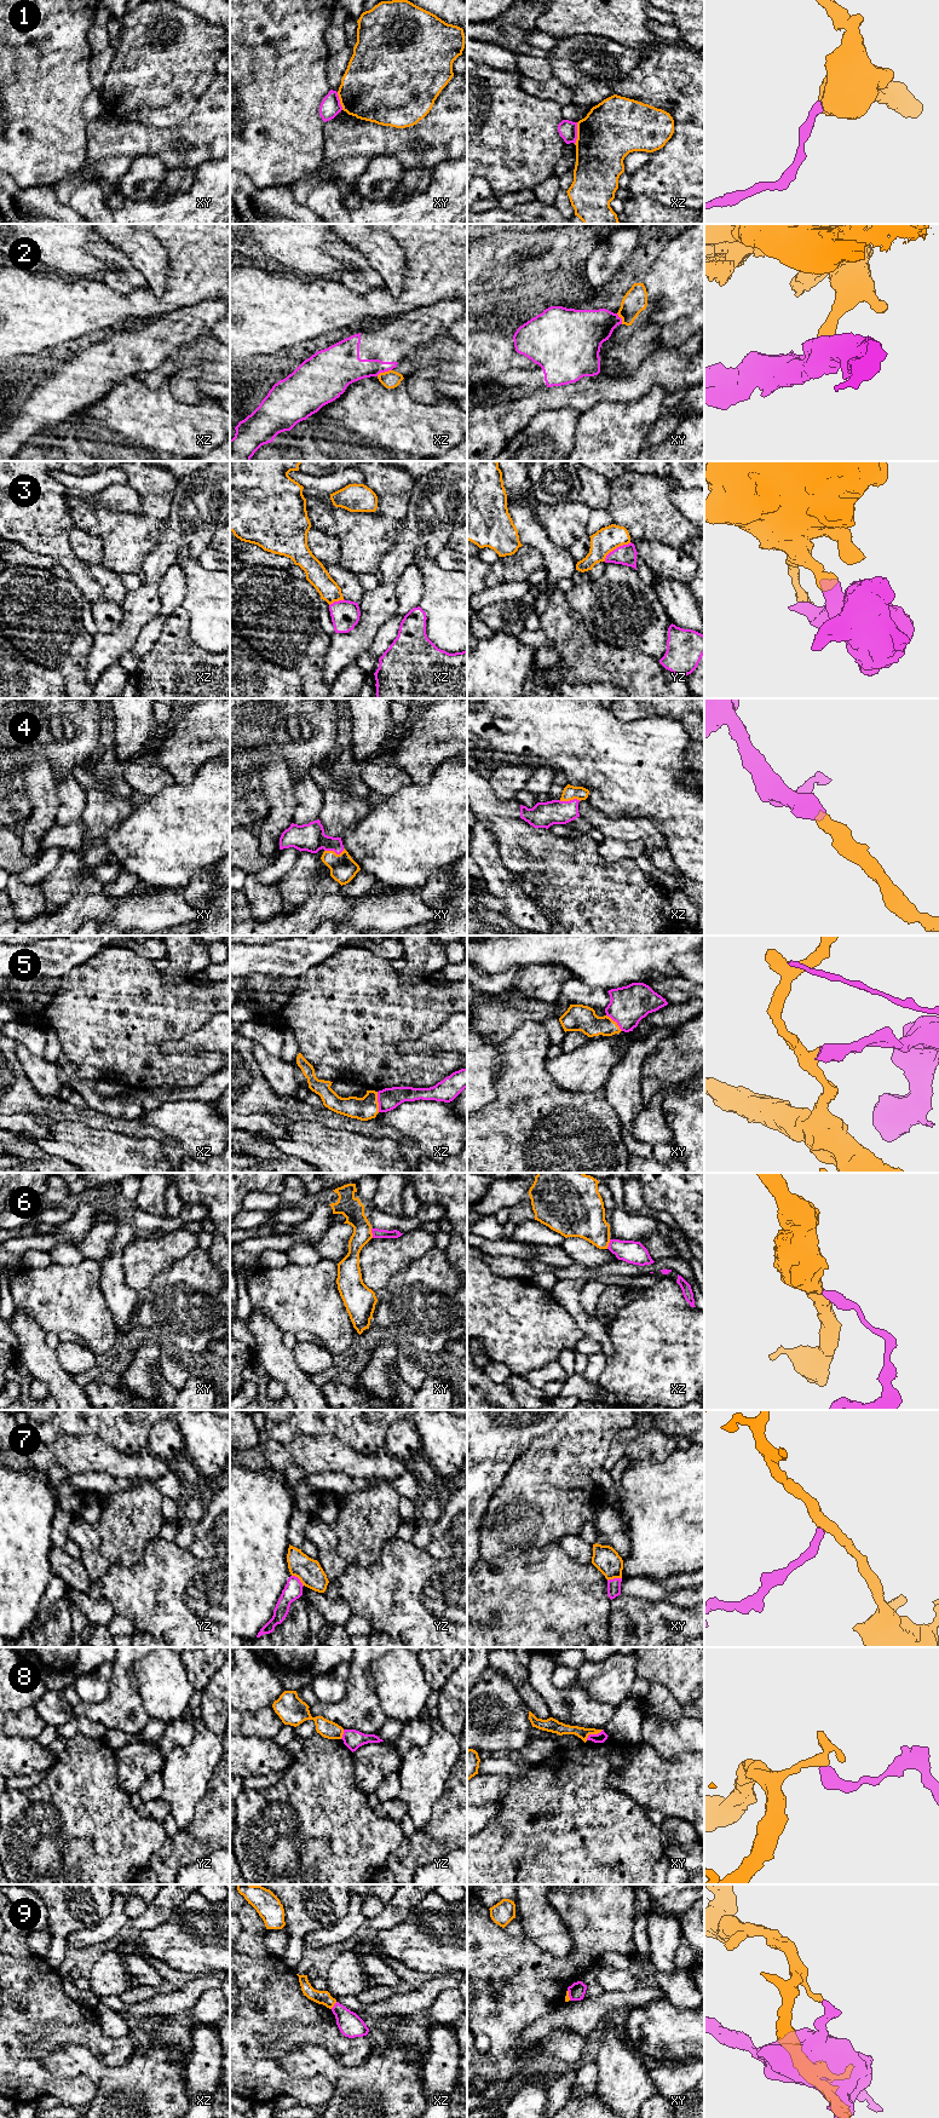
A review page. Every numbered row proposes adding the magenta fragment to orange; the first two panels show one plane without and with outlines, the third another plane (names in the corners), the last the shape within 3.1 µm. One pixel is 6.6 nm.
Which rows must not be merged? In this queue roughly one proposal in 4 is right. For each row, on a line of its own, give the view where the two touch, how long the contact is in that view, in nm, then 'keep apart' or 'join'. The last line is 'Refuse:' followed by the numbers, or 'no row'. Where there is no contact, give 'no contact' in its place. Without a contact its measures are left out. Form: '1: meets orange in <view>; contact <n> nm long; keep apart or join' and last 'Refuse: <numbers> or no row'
1: meets orange in xz; contact 150 nm long; keep apart
2: meets orange in xz; contact 110 nm long; keep apart
3: meets orange in yz; contact 220 nm long; keep apart
4: meets orange in xy; contact 140 nm long; join
5: meets orange in xz; contact 140 nm long; keep apart
6: meets orange in xy; contact 70 nm long; keep apart
7: meets orange in yz; contact 110 nm long; keep apart
8: meets orange in xy; contact 140 nm long; keep apart
9: meets orange in xz; contact 60 nm long; keep apart
Refuse: 1, 2, 3, 5, 6, 7, 8, 9

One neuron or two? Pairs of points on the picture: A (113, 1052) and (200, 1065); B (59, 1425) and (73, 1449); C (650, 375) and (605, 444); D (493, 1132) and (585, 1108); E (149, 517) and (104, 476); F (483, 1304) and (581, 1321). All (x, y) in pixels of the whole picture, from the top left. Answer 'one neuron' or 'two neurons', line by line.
A: one neuron
B: two neurons
C: two neurons
D: one neuron
E: two neurons
F: two neurons

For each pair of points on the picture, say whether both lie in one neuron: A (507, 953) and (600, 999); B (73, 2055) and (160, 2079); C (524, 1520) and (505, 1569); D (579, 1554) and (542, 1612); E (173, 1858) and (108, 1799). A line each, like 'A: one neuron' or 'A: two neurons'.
A: two neurons
B: one neuron
C: two neurons
D: two neurons
E: two neurons

